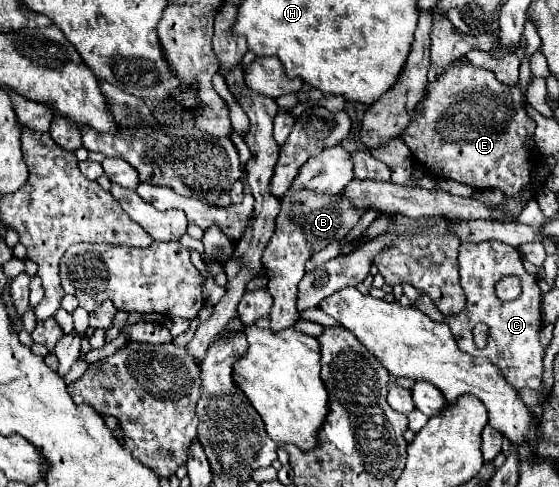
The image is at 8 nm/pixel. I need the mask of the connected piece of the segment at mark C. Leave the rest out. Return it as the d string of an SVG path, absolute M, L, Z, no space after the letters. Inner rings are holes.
M483 241L475 245L463 243L459 247L459 271L461 271L461 287L467 297L467 305L463 313L457 317L443 317L427 295L421 295L413 305L425 313L433 321L443 321L449 325L459 349L469 353L471 357L485 357L489 359L501 375L515 387L515 389L543 389L541 373L543 373L543 347L539 345L539 329L543 325L541 315L541 289L537 285L537 277L527 275L521 263L521 255L515 247L499 241ZM507 275L519 275L521 279L521 295L515 301L501 301L495 293L495 283ZM477 323L489 325L489 341L485 349L477 349L473 343L473 327Z

